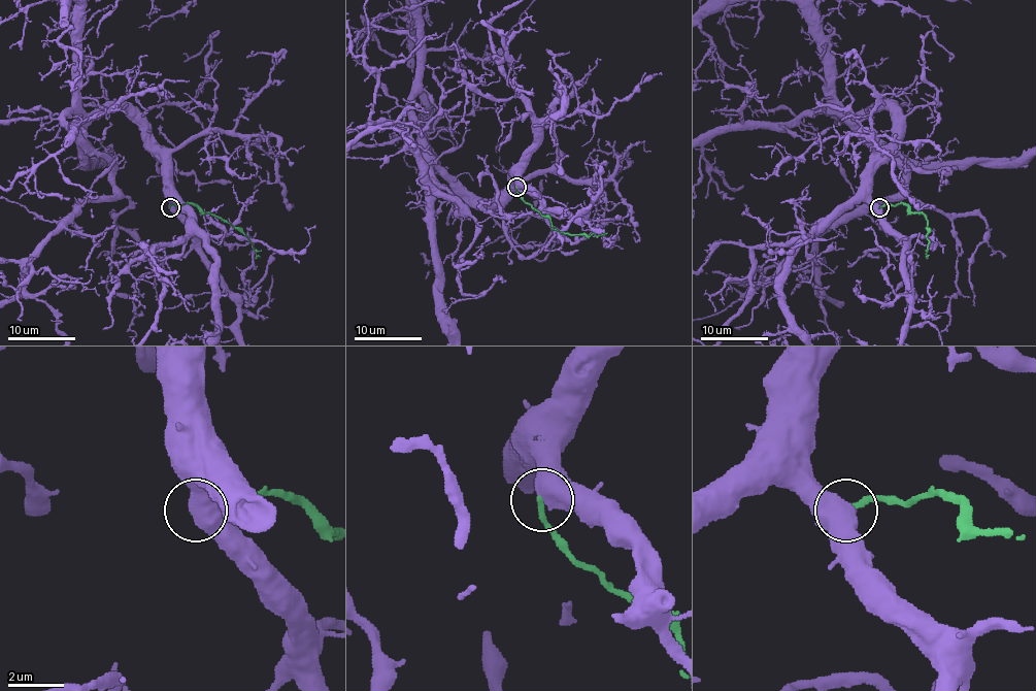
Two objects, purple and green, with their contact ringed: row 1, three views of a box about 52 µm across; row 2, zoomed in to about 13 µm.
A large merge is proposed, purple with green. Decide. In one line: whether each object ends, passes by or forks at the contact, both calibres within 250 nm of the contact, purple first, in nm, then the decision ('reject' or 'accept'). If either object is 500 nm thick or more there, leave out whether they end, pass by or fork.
700/200 nm | reject

